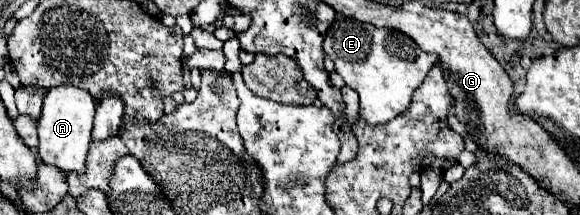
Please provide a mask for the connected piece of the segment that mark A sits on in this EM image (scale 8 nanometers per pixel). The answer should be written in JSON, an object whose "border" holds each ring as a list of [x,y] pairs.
{"border":[[[55,86],[45,94],[43,110],[37,122],[37,134],[39,134],[39,158],[59,168],[61,172],[85,172],[87,162],[87,150],[91,144],[91,128],[93,128],[93,114],[95,114],[95,100],[89,96],[89,92],[83,92],[81,88],[73,86]]]}

